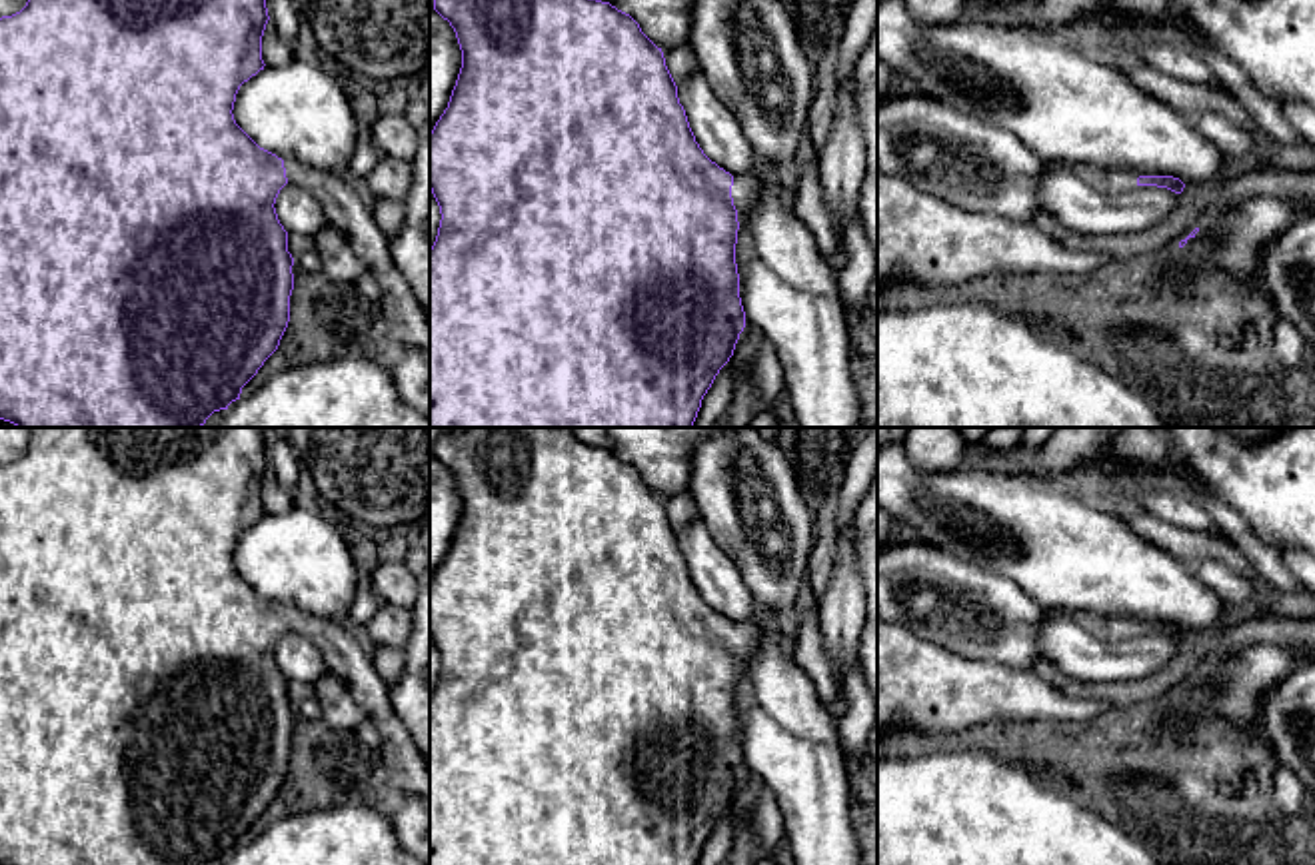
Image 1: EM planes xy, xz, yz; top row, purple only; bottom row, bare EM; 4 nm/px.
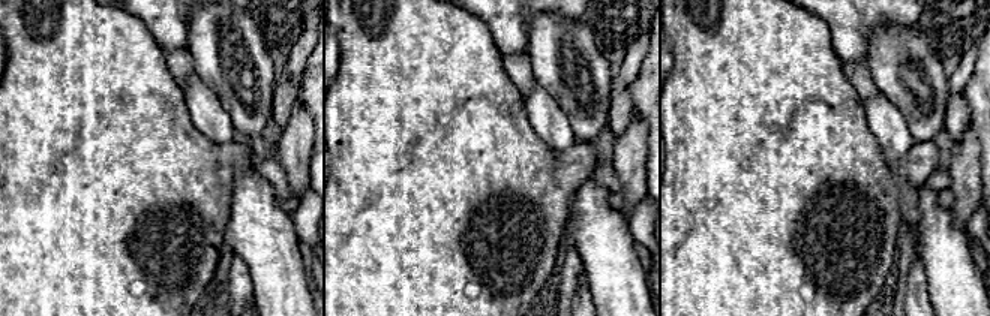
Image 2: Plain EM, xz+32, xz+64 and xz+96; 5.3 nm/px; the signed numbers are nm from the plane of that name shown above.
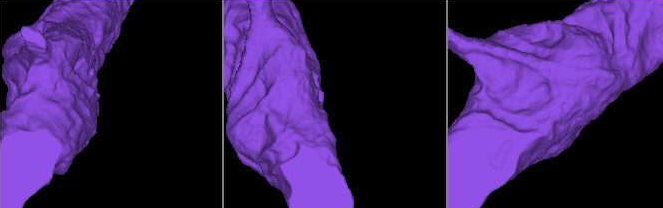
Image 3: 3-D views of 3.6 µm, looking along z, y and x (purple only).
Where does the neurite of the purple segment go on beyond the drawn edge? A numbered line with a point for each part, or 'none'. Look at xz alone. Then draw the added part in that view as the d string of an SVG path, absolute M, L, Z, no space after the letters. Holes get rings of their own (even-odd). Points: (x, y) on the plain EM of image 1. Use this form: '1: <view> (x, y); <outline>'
1: xz (746, 636); M751 623L733 625L731 645L737 661L747 657L753 651L759 637L761 637L761 631Z

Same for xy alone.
1: xy (402, 768); M294 605L284 607L284 615L288 631L300 633L318 645L326 657L328 671L344 681L354 701L380 733L378 773L384 789L392 797L418 795L430 799L430 765L426 755L416 747L396 715L390 687L376 673L372 657L342 621L314 617Z

